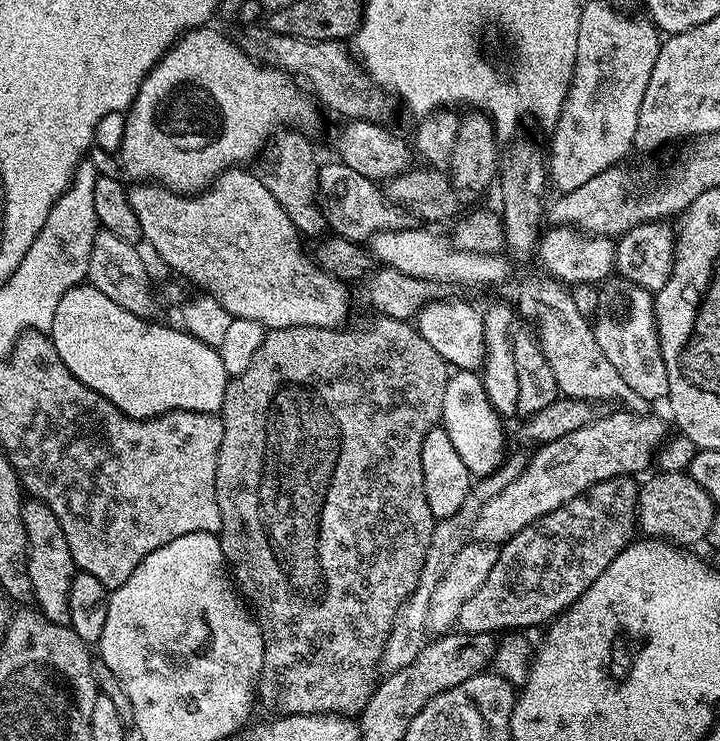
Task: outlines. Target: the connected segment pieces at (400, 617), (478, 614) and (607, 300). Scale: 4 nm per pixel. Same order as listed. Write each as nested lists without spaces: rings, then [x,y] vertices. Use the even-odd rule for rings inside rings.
[[[505,459],[504,463],[499,464],[489,476],[481,476],[473,483],[466,502],[462,502],[460,512],[445,520],[435,521],[416,588],[397,608],[396,616],[392,620],[392,629],[388,631],[388,637],[384,639],[384,653],[380,655],[379,667],[384,668],[385,673],[397,672],[406,666],[410,666],[410,662],[414,662],[414,658],[418,658],[420,649],[424,647],[426,643],[426,627],[428,625],[426,622],[426,610],[430,602],[430,594],[434,590],[434,586],[438,586],[438,582],[442,578],[444,571],[450,566],[454,554],[458,554],[460,549],[458,541],[461,539],[461,537],[459,538],[460,528],[467,529],[480,513],[482,505],[490,502],[490,498],[494,494],[502,494],[502,490],[506,490],[506,486],[510,486],[510,482],[514,482],[514,478],[518,478],[527,468],[527,459]]]
[[[631,475],[600,480],[578,498],[530,522],[530,526],[505,540],[498,562],[494,562],[494,570],[486,574],[486,582],[482,582],[480,589],[464,603],[462,610],[458,610],[459,631],[500,634],[505,630],[528,630],[524,628],[547,625],[565,612],[594,583],[598,574],[618,558],[620,551],[633,543],[638,532],[638,484],[632,480],[635,479]]]
[[[623,278],[609,279],[603,288],[604,293],[596,304],[596,320],[594,316],[592,324],[592,332],[596,335],[598,346],[602,346],[602,354],[606,354],[606,358],[614,365],[614,370],[622,374],[622,382],[626,382],[626,386],[630,386],[634,394],[638,394],[646,402],[663,401],[668,395],[668,375],[656,329],[656,306],[653,293],[642,285]]]

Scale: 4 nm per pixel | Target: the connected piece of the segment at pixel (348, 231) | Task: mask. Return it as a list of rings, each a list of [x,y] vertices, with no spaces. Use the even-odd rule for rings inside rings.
[[[339,162],[320,164],[318,173],[318,196],[322,201],[324,219],[335,235],[344,236],[353,242],[368,242],[378,232],[396,232],[405,227],[405,209],[391,203],[379,183]]]

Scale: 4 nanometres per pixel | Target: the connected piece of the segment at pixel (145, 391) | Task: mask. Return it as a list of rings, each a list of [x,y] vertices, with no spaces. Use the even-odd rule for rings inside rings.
[[[85,282],[75,284],[66,290],[66,294],[62,294],[50,335],[54,350],[58,350],[58,358],[62,358],[66,370],[70,370],[78,382],[90,386],[90,390],[102,394],[102,398],[118,406],[118,410],[130,418],[149,420],[167,412],[219,413],[224,406],[224,395],[230,379],[226,366],[222,366],[219,351],[209,341],[199,341],[179,327],[167,328],[164,324],[152,322],[118,306],[118,302],[106,298],[102,290]]]

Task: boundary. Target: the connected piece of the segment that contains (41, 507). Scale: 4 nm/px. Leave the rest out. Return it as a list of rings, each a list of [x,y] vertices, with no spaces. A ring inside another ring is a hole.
[[[25,499],[20,506],[22,526],[28,543],[28,577],[32,587],[32,598],[35,607],[50,622],[66,624],[70,622],[70,582],[77,571],[72,560],[66,534],[54,518],[54,510],[41,500]]]

